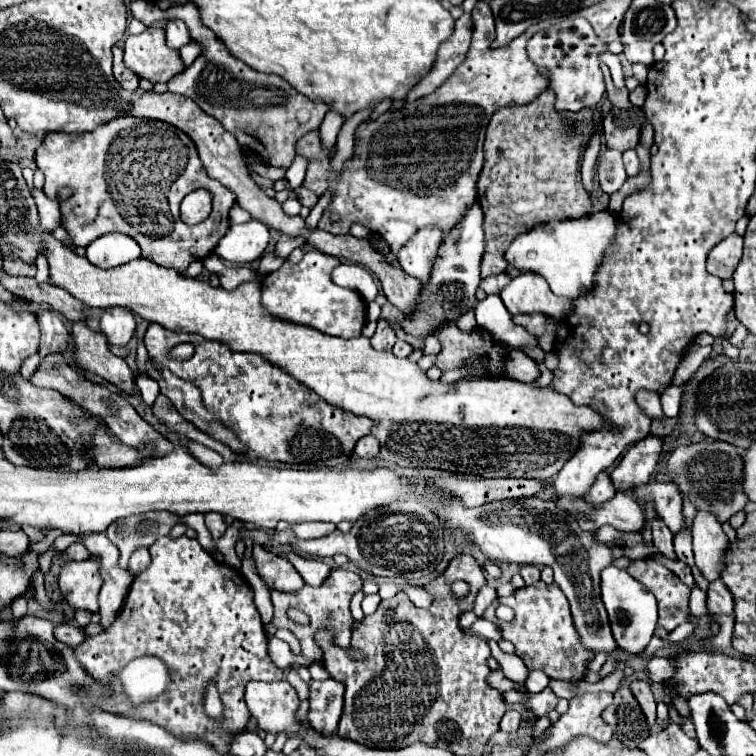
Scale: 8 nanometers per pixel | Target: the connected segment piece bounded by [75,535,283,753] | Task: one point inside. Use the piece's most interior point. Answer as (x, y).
(185, 608)

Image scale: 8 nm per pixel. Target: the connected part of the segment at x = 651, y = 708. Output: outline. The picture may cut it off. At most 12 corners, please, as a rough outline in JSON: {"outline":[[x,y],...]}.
{"outline":[[643,679],[631,683],[635,699],[639,701],[651,727],[655,717],[655,699],[651,685]]}

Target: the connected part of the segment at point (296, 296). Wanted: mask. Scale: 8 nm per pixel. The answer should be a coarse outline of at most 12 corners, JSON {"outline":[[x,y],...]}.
{"outline":[[309,249],[263,279],[275,317],[359,337],[365,301],[337,287],[339,259]]}

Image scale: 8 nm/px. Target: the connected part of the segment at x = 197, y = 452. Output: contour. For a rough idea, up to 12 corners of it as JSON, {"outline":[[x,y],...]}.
{"outline":[[189,443],[189,449],[201,463],[217,469],[223,457],[201,443]]}

